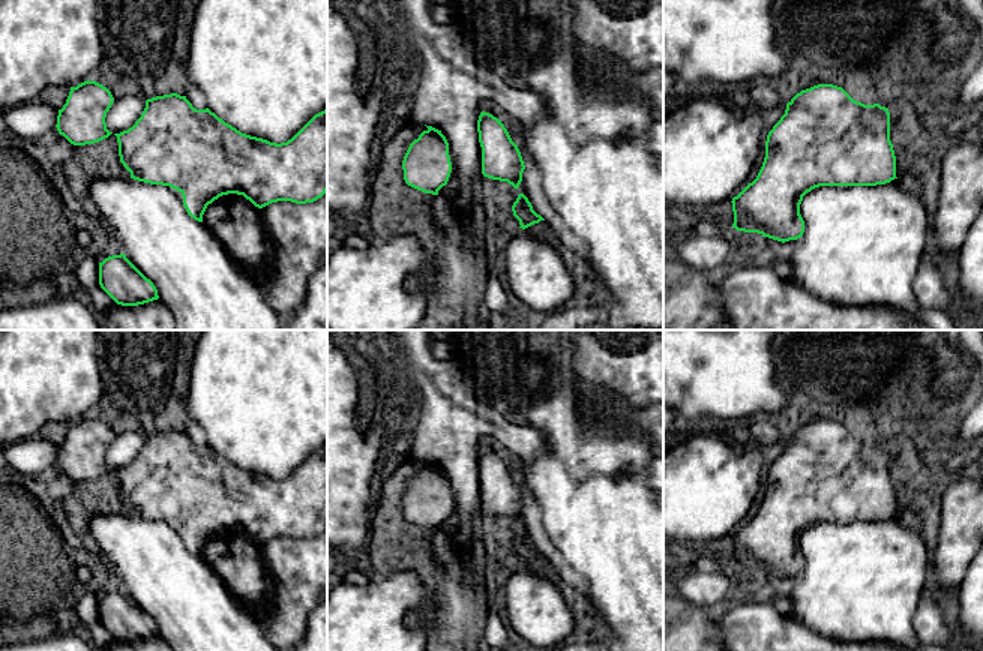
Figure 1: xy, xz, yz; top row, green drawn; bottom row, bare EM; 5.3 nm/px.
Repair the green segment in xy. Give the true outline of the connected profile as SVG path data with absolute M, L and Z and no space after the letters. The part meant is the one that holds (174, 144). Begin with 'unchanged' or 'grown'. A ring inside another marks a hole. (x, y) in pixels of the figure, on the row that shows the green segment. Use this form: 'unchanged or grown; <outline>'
unchanged; M171 93L147 99L135 124L114 135L120 162L131 172L131 178L179 190L188 214L198 222L203 222L209 204L228 194L243 195L255 207L263 208L278 201L314 202L327 192L327 108L315 114L291 140L276 144L242 134L209 108L197 110L186 96Z

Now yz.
unchanged; M818 84L797 93L765 141L765 158L756 178L732 198L732 228L758 232L777 242L804 232L803 196L819 186L876 186L896 177L890 141L890 112L879 104L854 100L842 87Z

